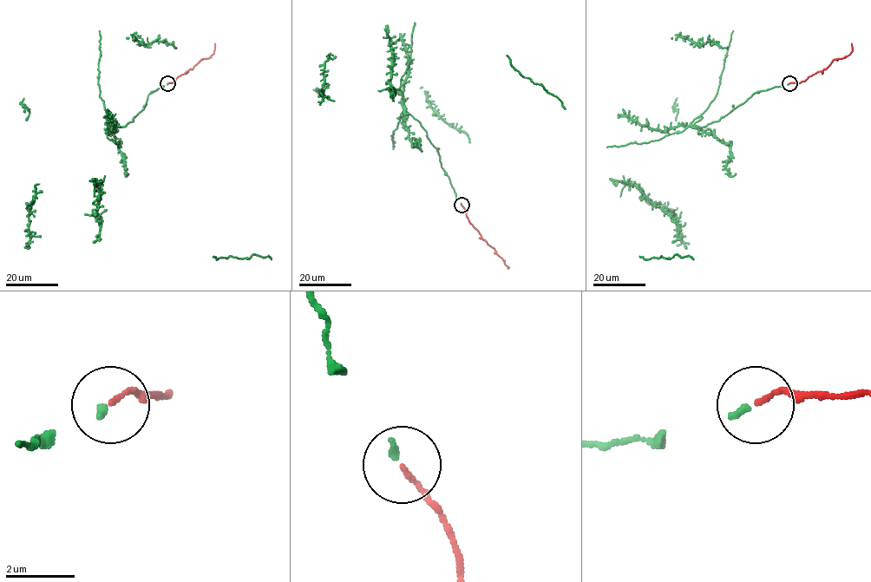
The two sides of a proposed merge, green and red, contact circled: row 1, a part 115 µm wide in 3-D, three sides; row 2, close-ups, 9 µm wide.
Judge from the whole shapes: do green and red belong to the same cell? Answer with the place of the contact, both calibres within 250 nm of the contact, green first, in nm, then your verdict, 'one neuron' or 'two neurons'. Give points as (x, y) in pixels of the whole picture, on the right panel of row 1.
at (789, 83); 160 nm thick on the green side, 120 nm on the other; one neuron

